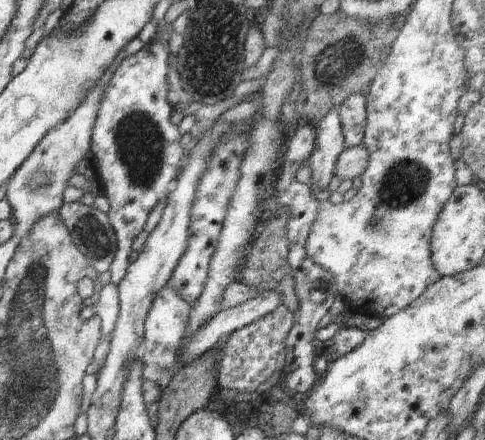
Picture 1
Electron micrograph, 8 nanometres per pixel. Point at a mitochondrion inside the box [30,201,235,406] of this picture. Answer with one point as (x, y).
(94, 237)

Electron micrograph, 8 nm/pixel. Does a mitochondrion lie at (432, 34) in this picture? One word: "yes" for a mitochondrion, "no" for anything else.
yes

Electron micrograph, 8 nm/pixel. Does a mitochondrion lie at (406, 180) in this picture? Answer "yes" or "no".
yes

